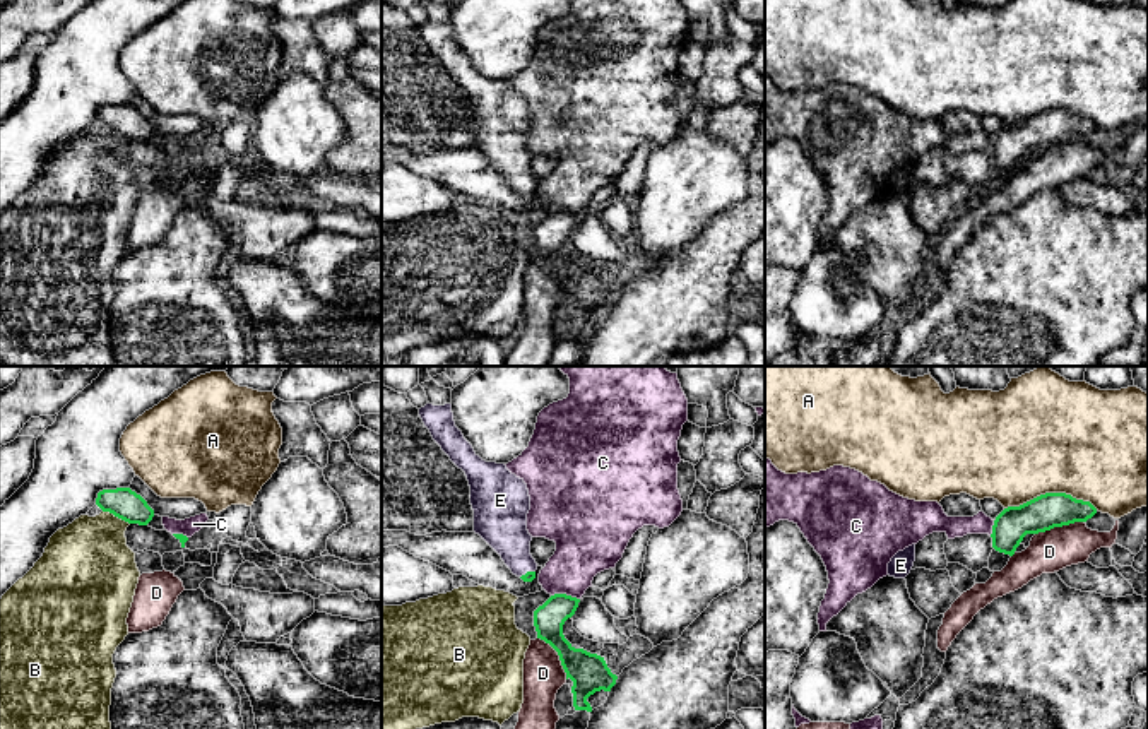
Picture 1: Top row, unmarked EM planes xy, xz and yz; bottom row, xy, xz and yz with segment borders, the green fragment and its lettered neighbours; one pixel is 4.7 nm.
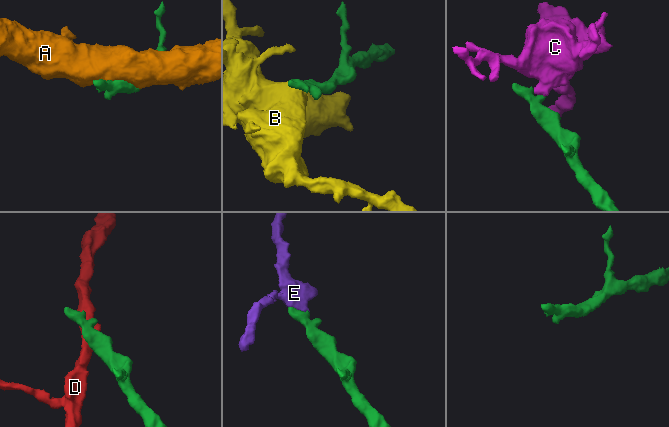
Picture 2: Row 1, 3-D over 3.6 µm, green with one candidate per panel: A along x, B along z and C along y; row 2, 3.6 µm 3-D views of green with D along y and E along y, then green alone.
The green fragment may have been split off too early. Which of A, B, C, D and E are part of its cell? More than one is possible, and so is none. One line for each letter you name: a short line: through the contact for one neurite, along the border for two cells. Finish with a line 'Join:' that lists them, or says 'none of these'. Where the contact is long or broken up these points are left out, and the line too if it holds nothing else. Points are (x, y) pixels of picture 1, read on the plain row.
E: Line: xz (529, 192), (527, 189), (517, 175), (503, 142)
Join: E

